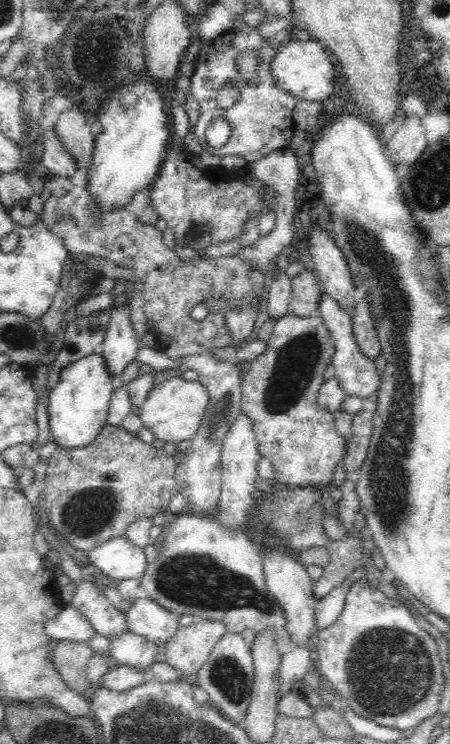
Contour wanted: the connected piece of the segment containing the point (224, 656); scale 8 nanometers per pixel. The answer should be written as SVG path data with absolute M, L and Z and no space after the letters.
M224 634L218 644L212 648L210 658L202 664L198 670L198 684L204 688L210 696L210 704L218 708L218 712L230 720L232 724L240 726L248 714L250 700L252 700L252 684L254 684L254 656L246 642L242 640L242 634Z

